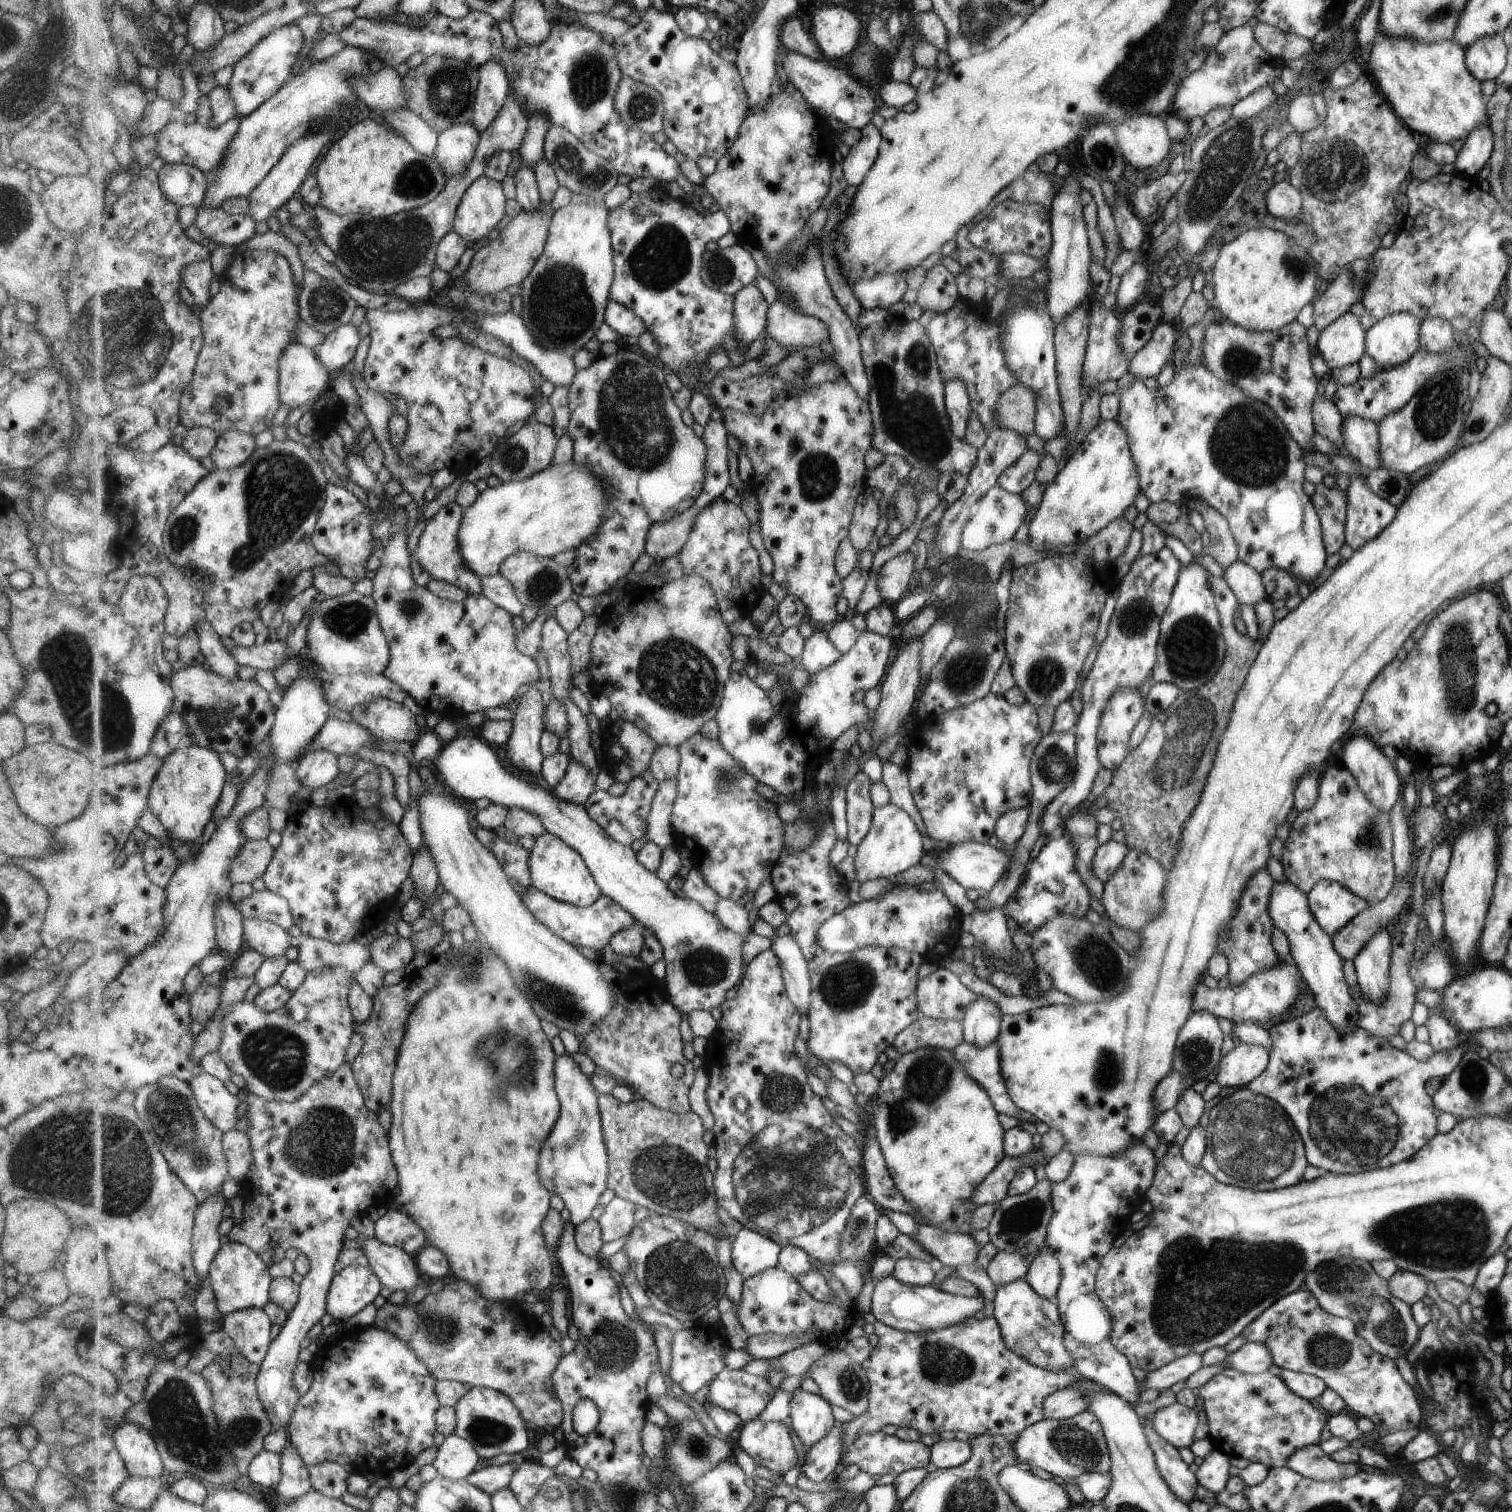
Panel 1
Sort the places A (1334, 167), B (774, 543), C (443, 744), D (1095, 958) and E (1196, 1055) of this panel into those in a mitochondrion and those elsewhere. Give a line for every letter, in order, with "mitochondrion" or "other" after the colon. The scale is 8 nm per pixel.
A: mitochondrion
B: other
C: other
D: mitochondrion
E: mitochondrion

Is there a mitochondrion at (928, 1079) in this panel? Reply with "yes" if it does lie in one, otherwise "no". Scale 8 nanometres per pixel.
yes

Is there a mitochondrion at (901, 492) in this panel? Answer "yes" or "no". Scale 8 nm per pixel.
no

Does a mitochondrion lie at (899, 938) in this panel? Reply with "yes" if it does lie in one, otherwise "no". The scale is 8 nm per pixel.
no

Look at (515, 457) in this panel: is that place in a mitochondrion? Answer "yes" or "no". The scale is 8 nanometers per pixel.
yes

